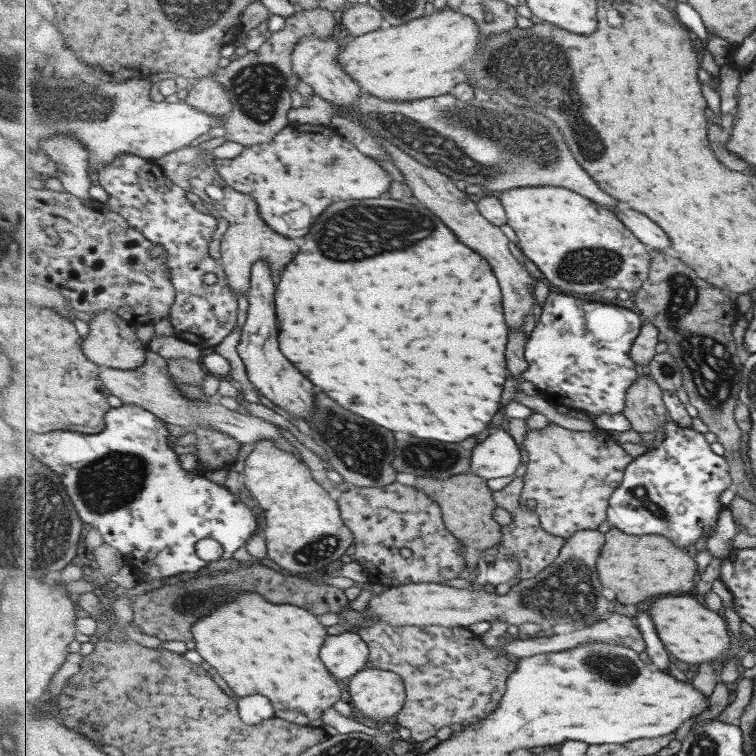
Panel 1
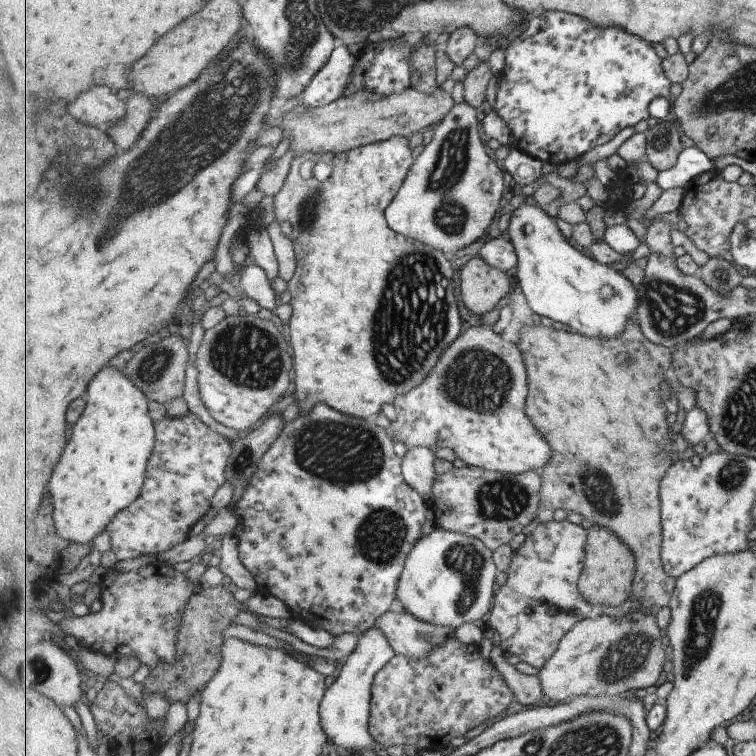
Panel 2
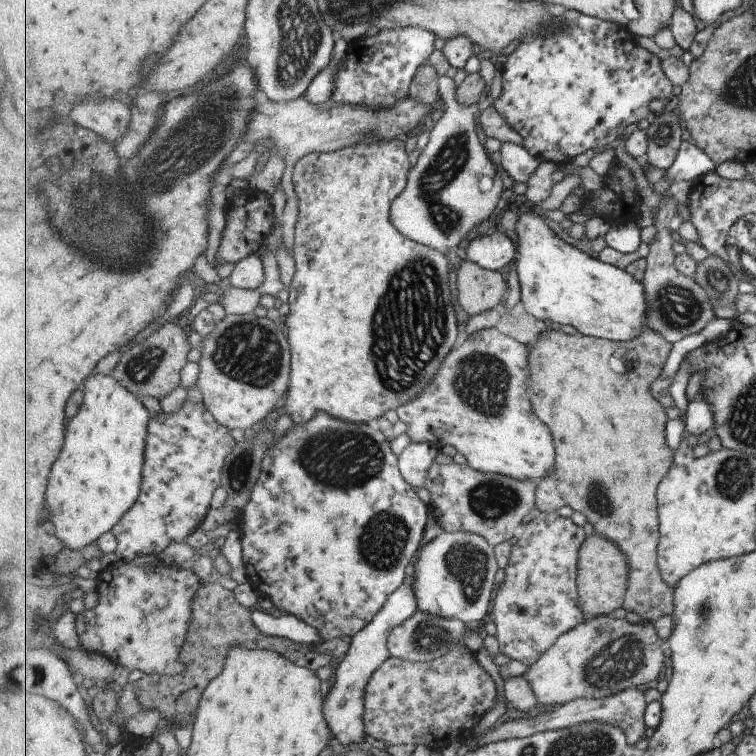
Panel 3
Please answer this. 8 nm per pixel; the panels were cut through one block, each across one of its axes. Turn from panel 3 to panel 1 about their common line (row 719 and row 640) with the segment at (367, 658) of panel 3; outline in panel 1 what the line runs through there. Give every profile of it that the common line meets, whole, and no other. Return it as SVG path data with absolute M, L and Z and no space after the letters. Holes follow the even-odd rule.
M345 630L341 634L327 637L321 657L335 679L342 683L366 670L365 666L370 661L370 648L355 630Z

